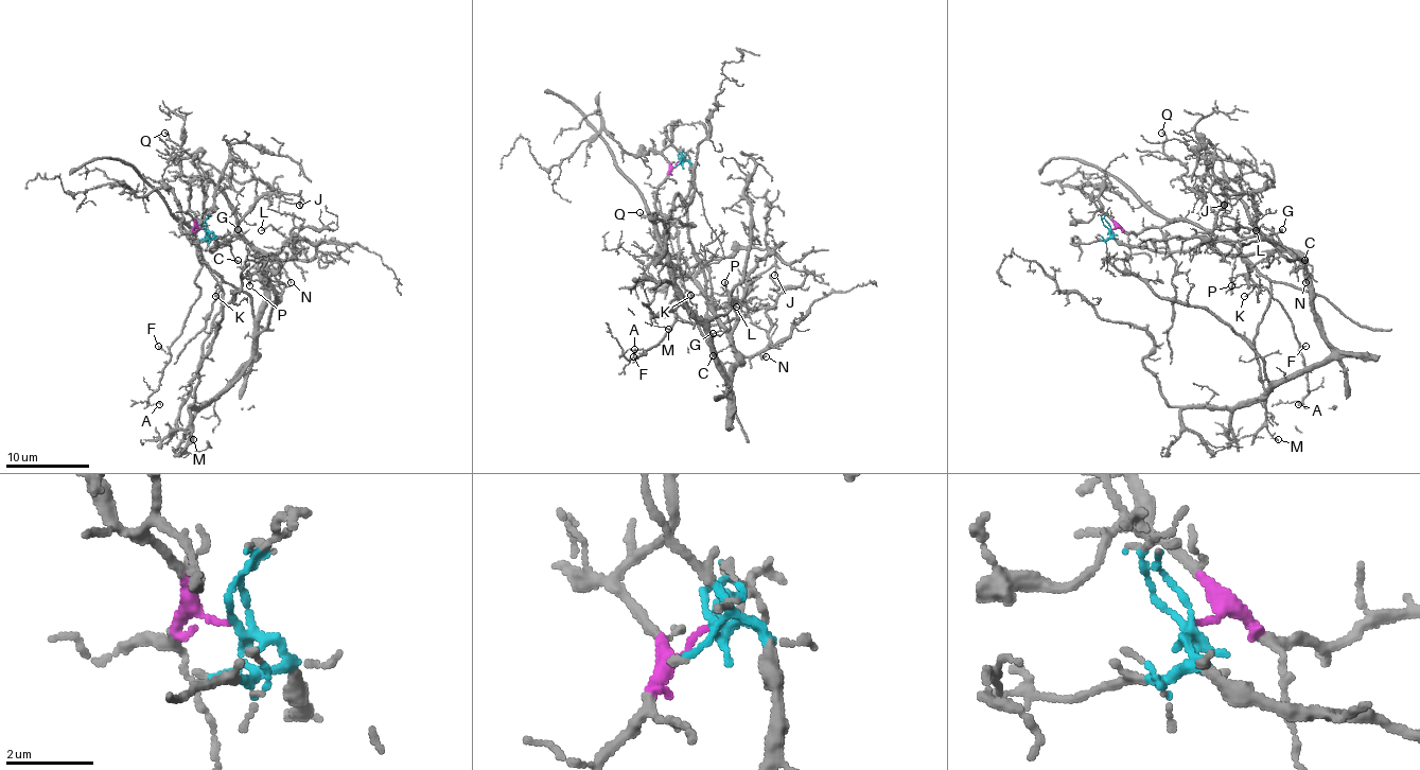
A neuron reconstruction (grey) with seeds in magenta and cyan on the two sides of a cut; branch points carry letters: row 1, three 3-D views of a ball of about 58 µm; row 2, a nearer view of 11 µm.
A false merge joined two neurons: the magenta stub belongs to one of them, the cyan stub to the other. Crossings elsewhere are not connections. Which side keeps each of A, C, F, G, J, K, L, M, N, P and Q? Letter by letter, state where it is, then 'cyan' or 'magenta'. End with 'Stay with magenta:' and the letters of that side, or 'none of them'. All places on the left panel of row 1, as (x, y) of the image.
A: (159, 404) | magenta
C: (238, 260) | cyan
F: (158, 346) | magenta
G: (238, 229) | cyan
J: (299, 205) | cyan
K: (215, 296) | magenta
L: (261, 230) | cyan
M: (193, 439) | magenta
N: (291, 282) | cyan
P: (249, 285) | cyan
Q: (164, 133) | magenta
Stay with magenta: A, F, K, M, Q

